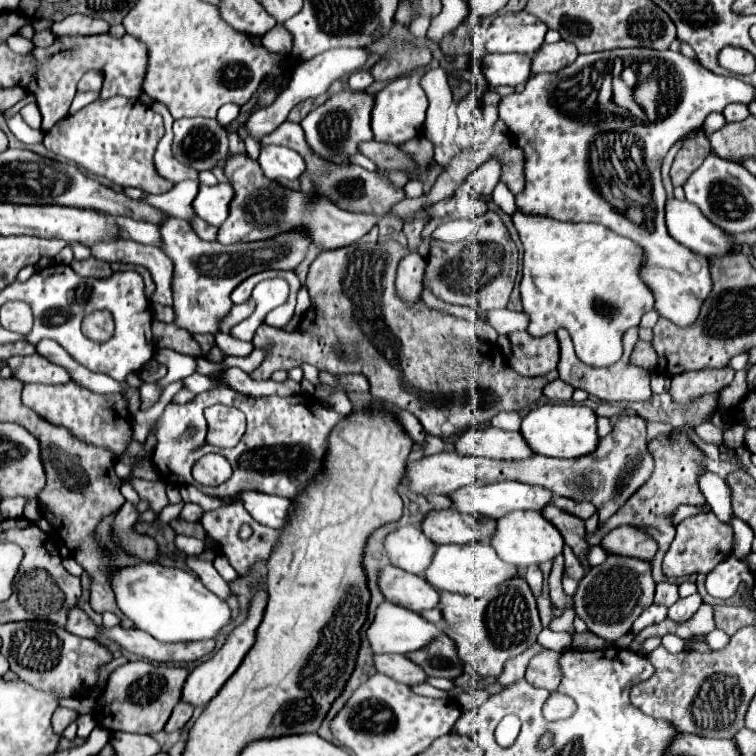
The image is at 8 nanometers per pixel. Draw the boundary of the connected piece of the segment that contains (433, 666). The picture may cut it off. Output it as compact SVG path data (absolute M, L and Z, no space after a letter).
M444 636L444 640L436 640L436 644L430 644L428 648L420 652L410 652L408 658L412 658L428 676L442 676L442 678L458 678L464 674L464 662L458 656L454 640Z

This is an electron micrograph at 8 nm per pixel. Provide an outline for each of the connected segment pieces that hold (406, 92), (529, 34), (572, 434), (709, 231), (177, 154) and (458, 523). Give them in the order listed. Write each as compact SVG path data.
M416 70L408 76L400 76L392 80L384 90L380 90L374 96L374 108L372 108L372 132L374 140L380 142L392 142L392 144L404 144L416 136L422 134L426 110L428 110L428 98L426 92L420 86L420 80L426 70Z
M524 10L516 14L504 14L498 16L488 28L486 50L500 54L520 52L534 56L544 44L546 32L546 24Z
M544 404L530 410L522 418L520 432L532 444L532 450L542 456L554 458L578 458L594 452L598 448L598 428L596 428L596 412L588 406L578 404Z
M674 198L666 202L666 226L676 242L704 258L726 256L736 252L738 246L728 232L712 224L700 208L686 200L680 202Z
M180 118L174 122L174 158L198 172L212 170L228 158L228 132L210 118Z
M434 510L420 526L430 540L436 544L468 544L468 542L488 542L496 532L496 520L478 522L472 514L462 514L458 510Z

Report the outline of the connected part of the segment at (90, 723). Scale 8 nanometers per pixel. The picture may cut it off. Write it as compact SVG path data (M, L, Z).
M92 714L78 716L78 738L88 738L88 734L96 728L96 720Z

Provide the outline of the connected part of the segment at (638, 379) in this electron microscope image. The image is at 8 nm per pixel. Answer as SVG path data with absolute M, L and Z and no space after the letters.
M560 328L556 332L558 340L560 340L560 378L570 384L572 388L580 388L580 390L586 390L588 394L604 400L604 402L622 402L622 400L634 400L634 402L644 402L652 396L650 392L650 374L632 364L630 362L630 354L638 342L638 328L630 328L626 334L624 334L624 356L620 358L620 362L616 366L608 366L608 368L588 368L586 364L582 364L578 360L578 356L574 354L574 344L572 344L572 338L568 336L568 330Z

